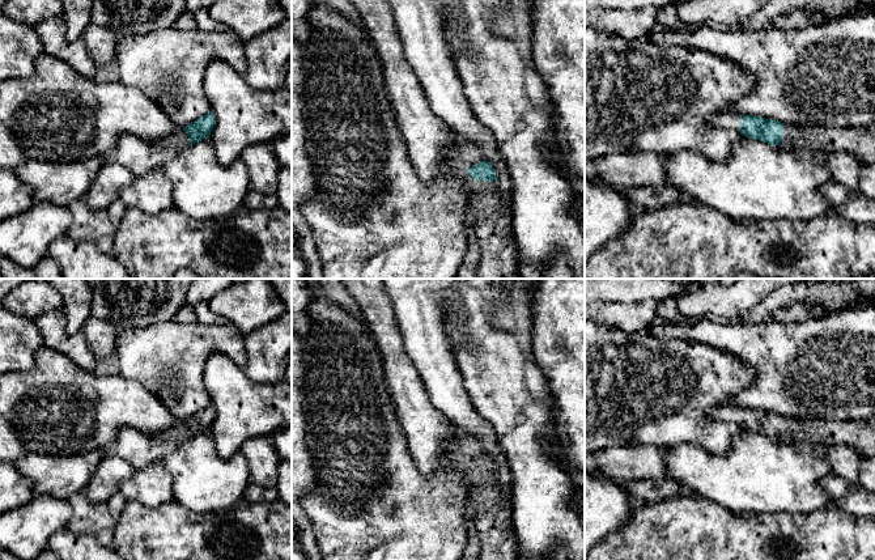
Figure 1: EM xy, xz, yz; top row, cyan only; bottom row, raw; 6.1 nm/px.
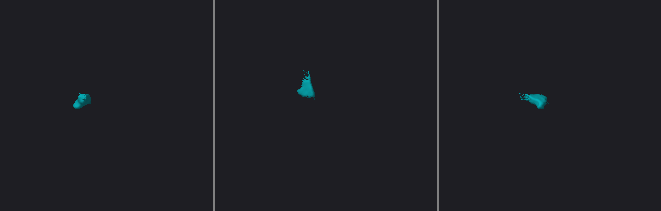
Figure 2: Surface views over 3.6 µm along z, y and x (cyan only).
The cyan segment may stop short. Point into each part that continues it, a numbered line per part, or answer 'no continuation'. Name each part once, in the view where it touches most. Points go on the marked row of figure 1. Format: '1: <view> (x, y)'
1: xy (178, 140)
2: xz (489, 220)

